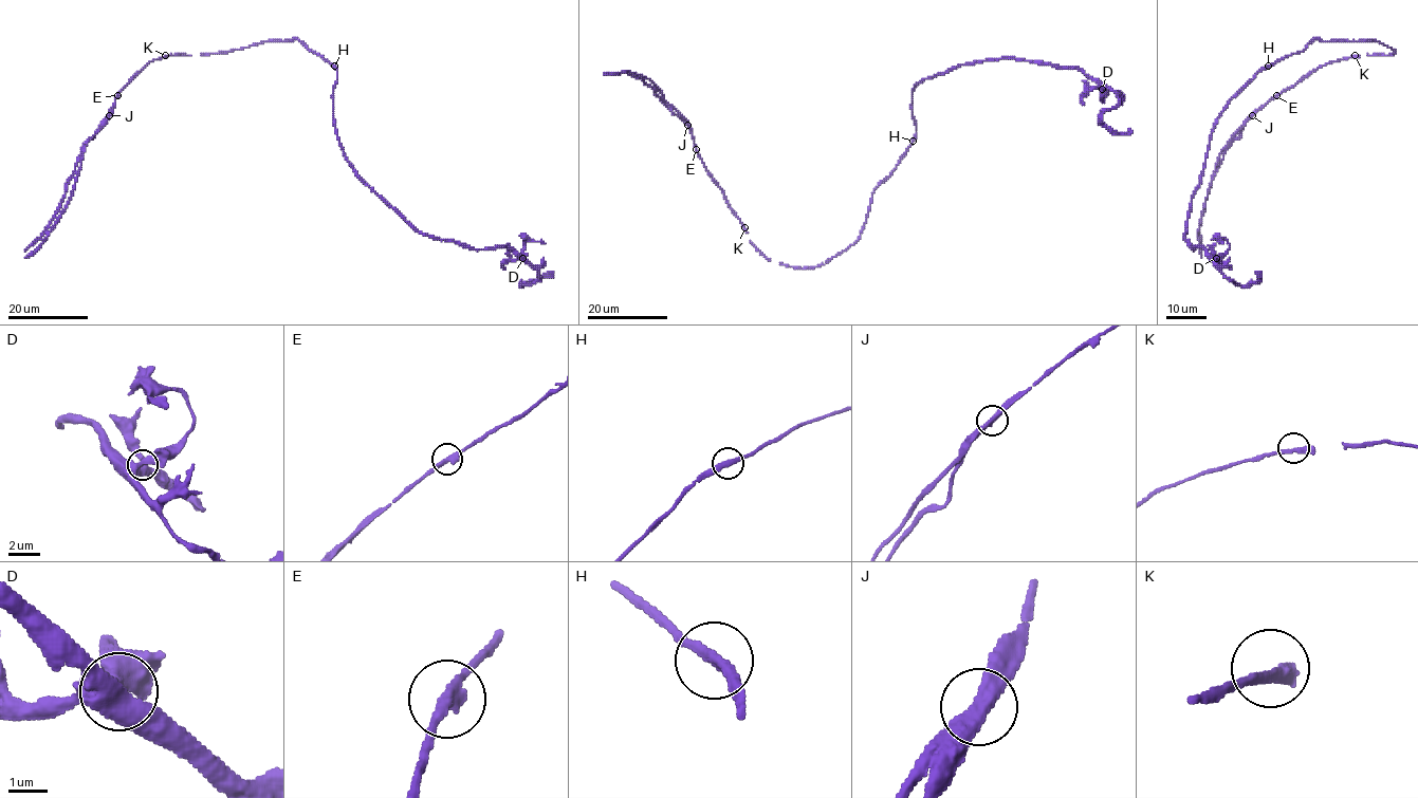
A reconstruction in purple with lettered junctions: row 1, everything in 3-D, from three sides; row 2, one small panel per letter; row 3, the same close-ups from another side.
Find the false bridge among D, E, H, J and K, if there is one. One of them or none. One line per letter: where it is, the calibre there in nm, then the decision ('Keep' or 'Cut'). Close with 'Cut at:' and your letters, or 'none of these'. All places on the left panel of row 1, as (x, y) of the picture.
D: Place: (522, 258). Thickness 440 nm. Keep
E: Place: (117, 95). Thickness 320 nm. Keep
H: Place: (334, 66). Thickness 280 nm. Keep
J: Place: (109, 115). Thickness 400 nm. Cut
K: Place: (165, 55). Thickness 260 nm. Keep
Cut at: J

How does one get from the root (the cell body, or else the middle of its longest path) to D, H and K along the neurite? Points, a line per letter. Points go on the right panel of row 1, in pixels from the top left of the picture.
D: (1318, 39), (1262, 69), (1218, 116), (1184, 233), (1193, 248), (1201, 246), (1216, 258)
H: (1318, 39), (1301, 52), (1268, 66)
K: (1318, 39), (1377, 41), (1395, 52), (1392, 55), (1355, 56)

